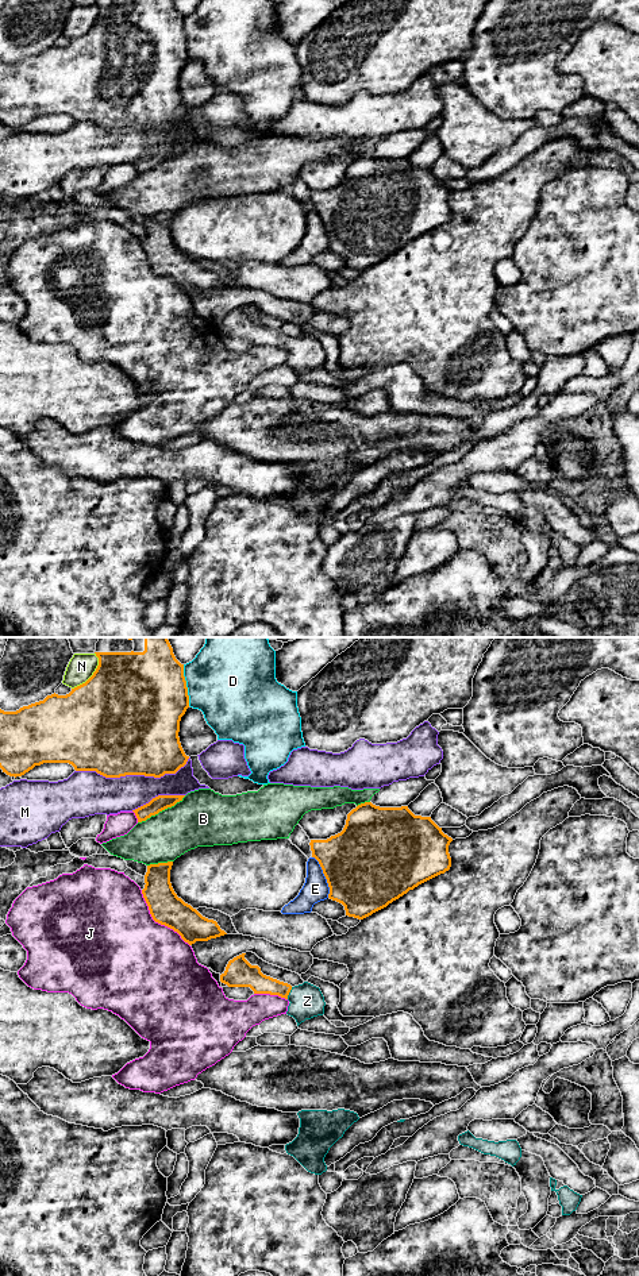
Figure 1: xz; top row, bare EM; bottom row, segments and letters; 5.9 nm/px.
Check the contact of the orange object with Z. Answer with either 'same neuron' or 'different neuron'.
same neuron

